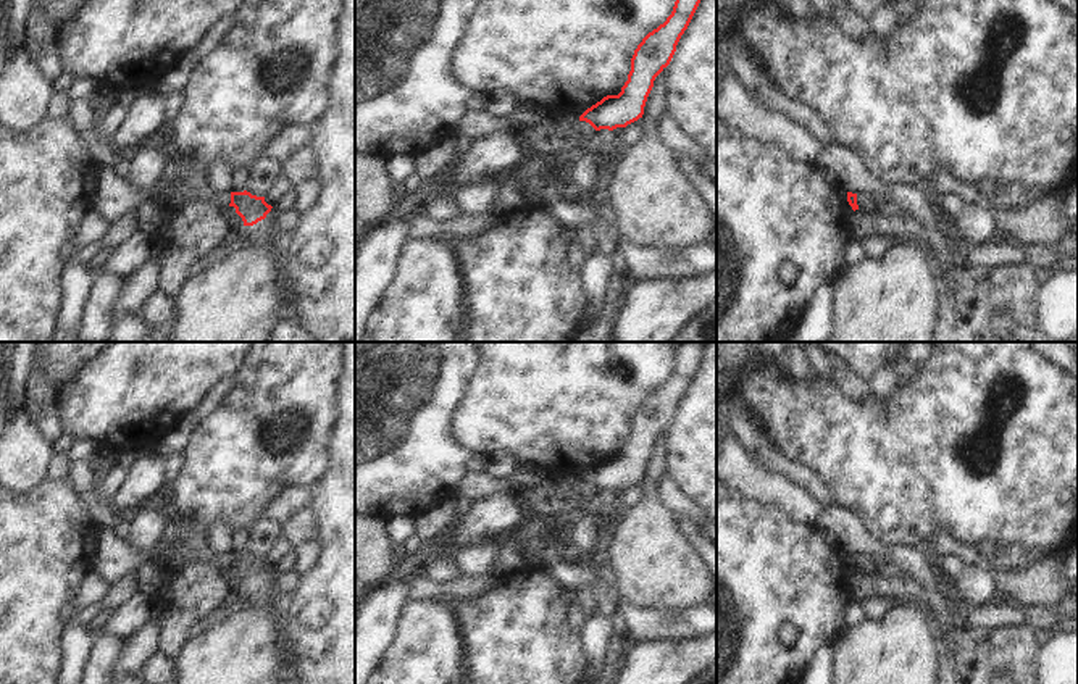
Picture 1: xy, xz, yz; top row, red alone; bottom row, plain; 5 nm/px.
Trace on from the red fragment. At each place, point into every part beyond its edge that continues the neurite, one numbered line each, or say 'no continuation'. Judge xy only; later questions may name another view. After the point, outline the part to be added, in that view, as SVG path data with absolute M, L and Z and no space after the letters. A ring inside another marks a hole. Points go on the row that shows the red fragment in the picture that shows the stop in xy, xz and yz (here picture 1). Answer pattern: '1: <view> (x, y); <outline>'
no continuation

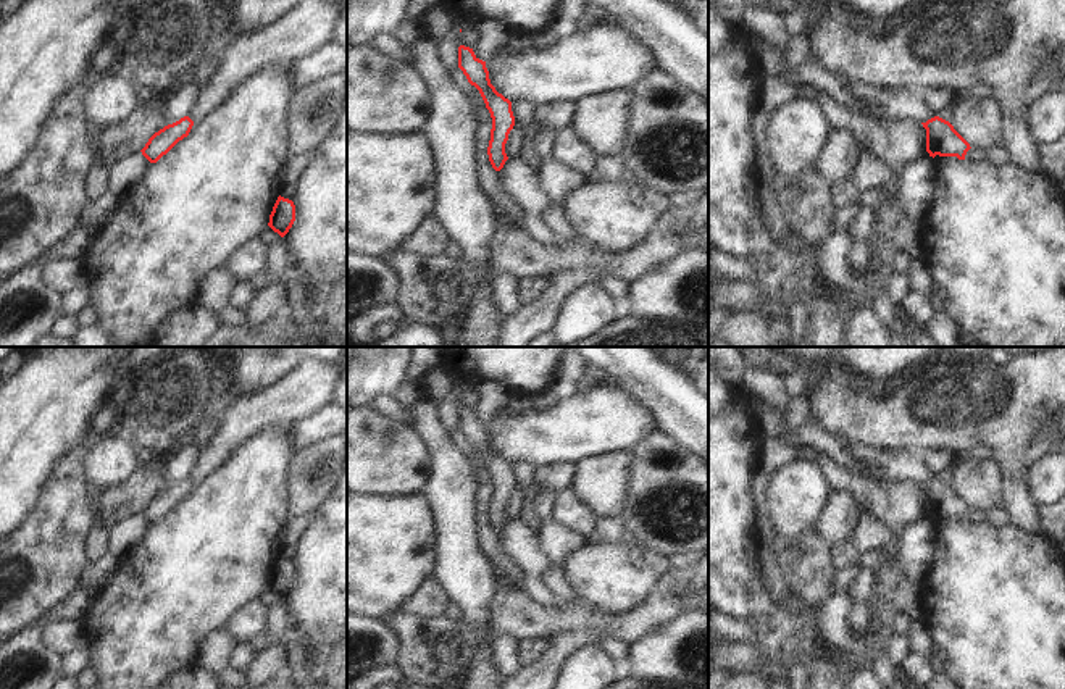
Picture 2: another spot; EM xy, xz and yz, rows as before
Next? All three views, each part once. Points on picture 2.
no continuation

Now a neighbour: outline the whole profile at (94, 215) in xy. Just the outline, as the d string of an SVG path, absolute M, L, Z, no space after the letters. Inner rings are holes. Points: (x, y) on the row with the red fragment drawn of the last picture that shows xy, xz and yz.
M105 190L94 200L89 200L79 211L77 228L94 236L113 216L118 205L118 197Z

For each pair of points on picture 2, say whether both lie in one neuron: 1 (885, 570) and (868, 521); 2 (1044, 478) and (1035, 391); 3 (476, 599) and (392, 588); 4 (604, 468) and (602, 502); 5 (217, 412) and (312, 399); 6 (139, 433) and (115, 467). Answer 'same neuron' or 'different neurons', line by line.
1: different neurons
2: different neurons
3: different neurons
4: same neuron
5: different neurons
6: different neurons

